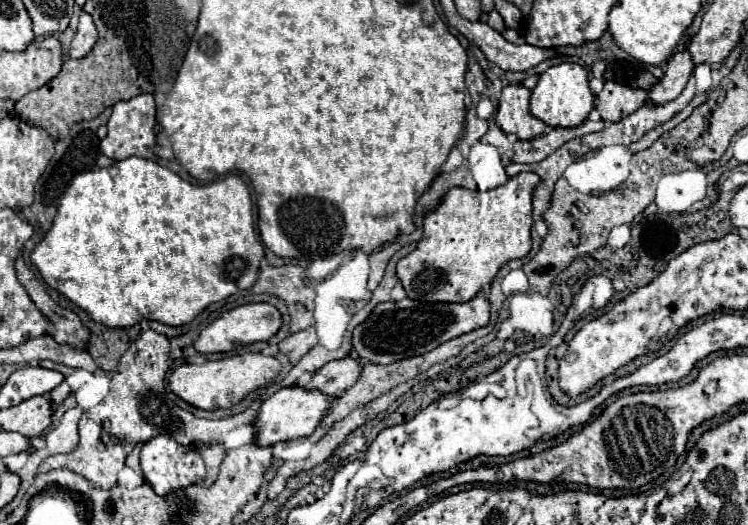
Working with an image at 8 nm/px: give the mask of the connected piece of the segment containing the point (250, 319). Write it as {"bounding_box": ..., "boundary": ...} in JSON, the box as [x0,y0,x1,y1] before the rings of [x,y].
{"bounding_box":[193,303,281,353],"boundary":[[[249,303],[249,305],[241,305],[235,307],[231,311],[227,311],[225,315],[217,317],[213,323],[209,323],[199,337],[195,339],[193,347],[199,353],[227,353],[239,345],[249,345],[255,341],[267,341],[271,339],[281,327],[281,313],[269,305],[269,303]]]}

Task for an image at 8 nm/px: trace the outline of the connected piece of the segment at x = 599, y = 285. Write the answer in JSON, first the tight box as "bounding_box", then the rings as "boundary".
{"bounding_box":[591,275,613,310],"boundary":[[[597,275],[597,277],[593,277],[591,281],[595,283],[594,303],[592,308],[593,310],[597,310],[605,307],[605,305],[609,303],[609,299],[611,299],[611,295],[613,295],[613,285],[611,285],[611,281],[609,281],[607,277],[603,277],[603,275]]]}

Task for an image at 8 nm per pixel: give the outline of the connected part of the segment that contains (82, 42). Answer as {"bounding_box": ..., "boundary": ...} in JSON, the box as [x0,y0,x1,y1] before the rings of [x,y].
{"bounding_box":[69,13,97,59],"boundary":[[[81,13],[79,17],[79,29],[77,29],[77,35],[71,43],[71,49],[69,49],[69,57],[71,59],[83,59],[95,45],[97,41],[97,29],[91,21],[91,15],[87,13]]]}

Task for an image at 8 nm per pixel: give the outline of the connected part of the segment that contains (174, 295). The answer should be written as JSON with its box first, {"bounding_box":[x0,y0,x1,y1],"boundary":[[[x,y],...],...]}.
{"bounding_box":[31,157,265,327],"boundary":[[[129,157],[129,159],[113,163],[111,167],[103,167],[99,171],[79,173],[71,181],[71,185],[67,187],[67,191],[61,199],[61,205],[57,209],[57,215],[55,215],[55,221],[53,221],[49,233],[31,253],[31,263],[39,269],[39,273],[43,275],[47,285],[57,289],[61,295],[65,295],[77,307],[85,309],[93,321],[103,323],[107,327],[131,327],[131,325],[139,323],[141,319],[155,319],[165,325],[183,325],[183,323],[193,321],[211,303],[223,301],[237,291],[249,289],[259,277],[259,263],[263,257],[265,257],[265,249],[263,249],[261,241],[257,239],[255,227],[253,227],[249,187],[239,175],[227,175],[213,183],[193,185],[189,181],[183,181],[177,173],[169,171],[167,167],[161,167],[155,161],[149,161],[143,157]]]}

